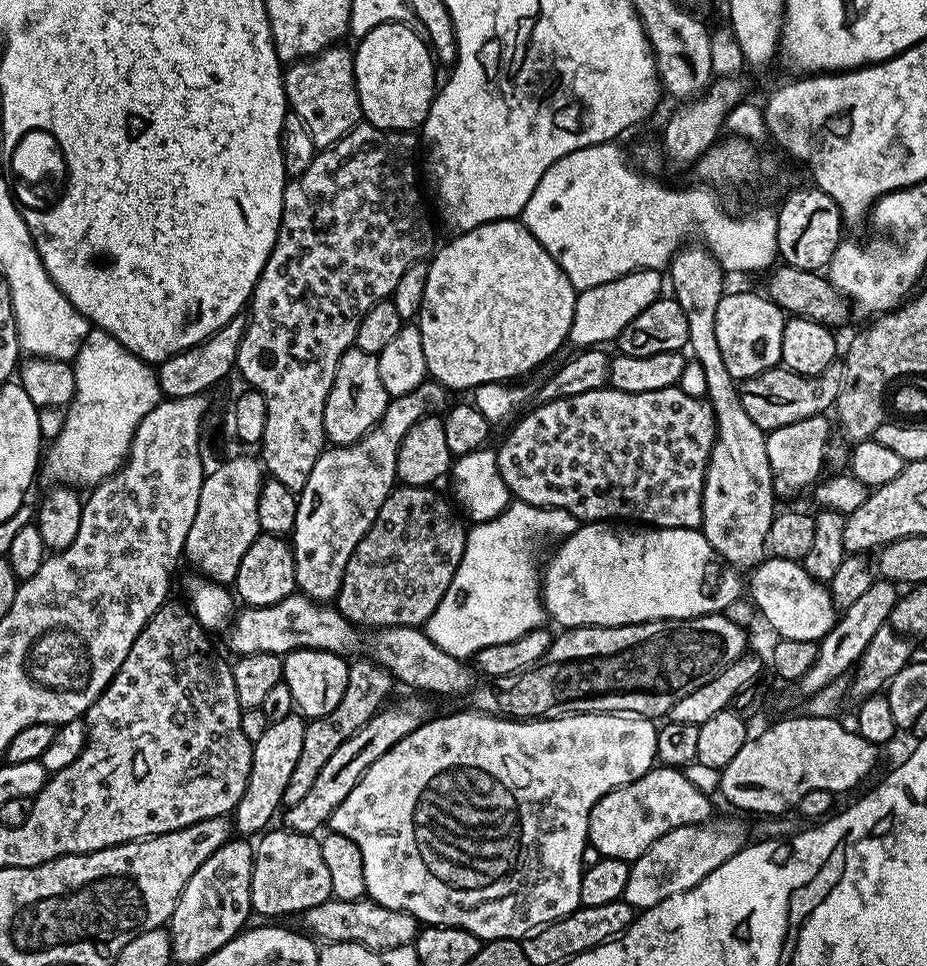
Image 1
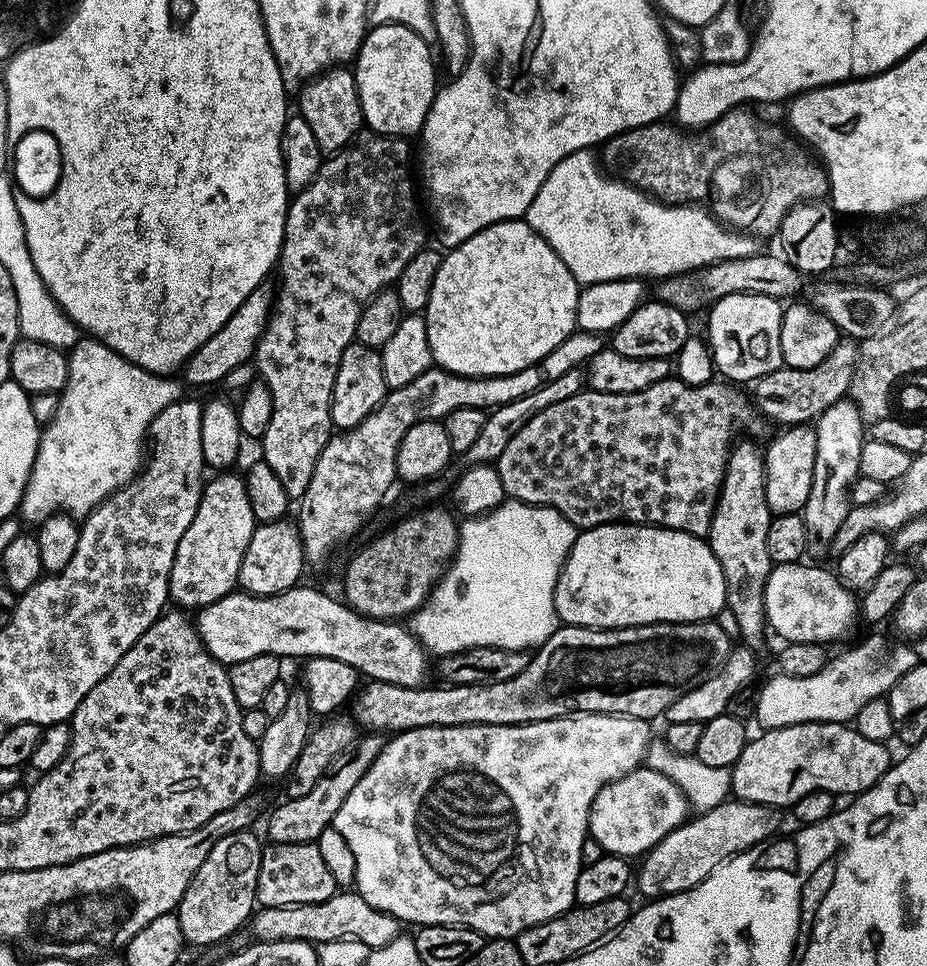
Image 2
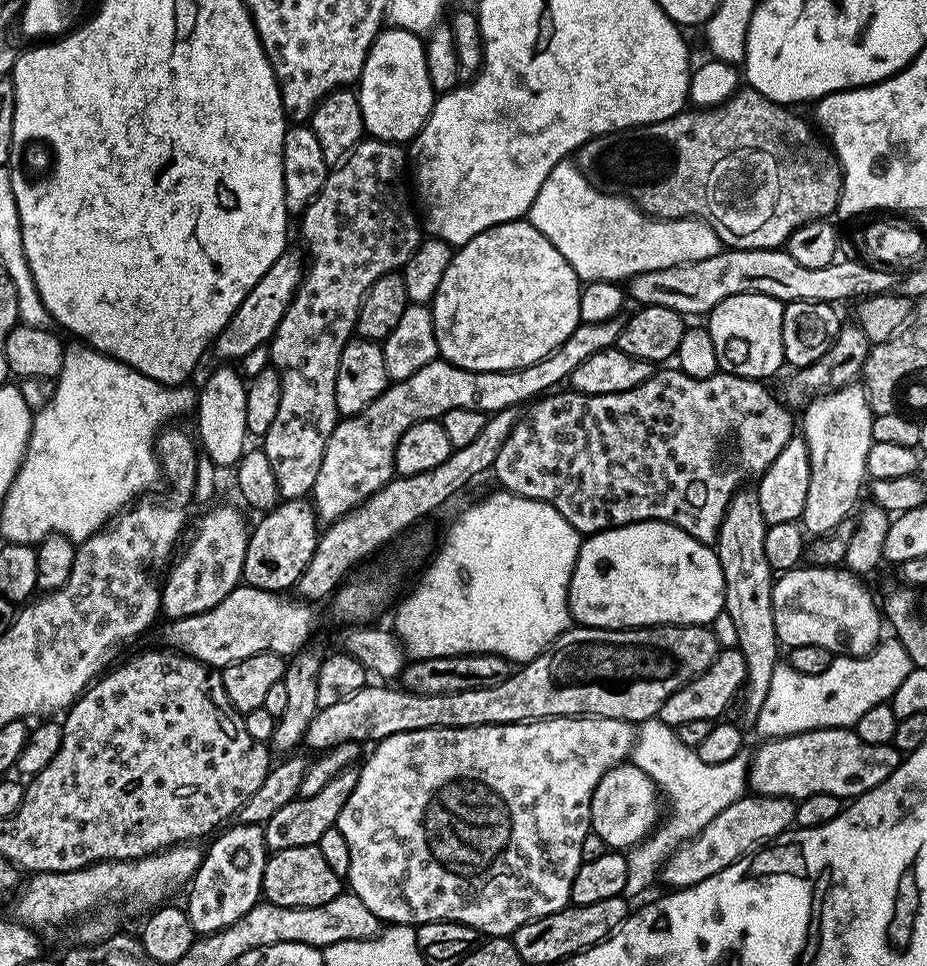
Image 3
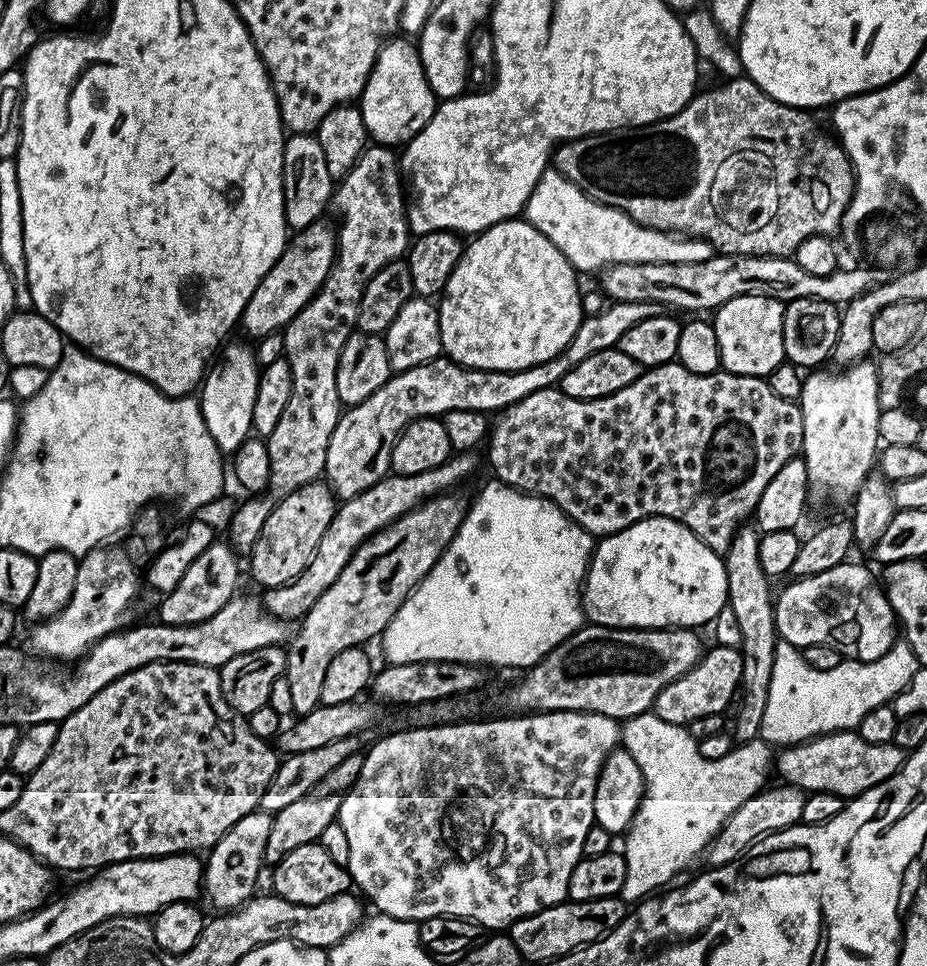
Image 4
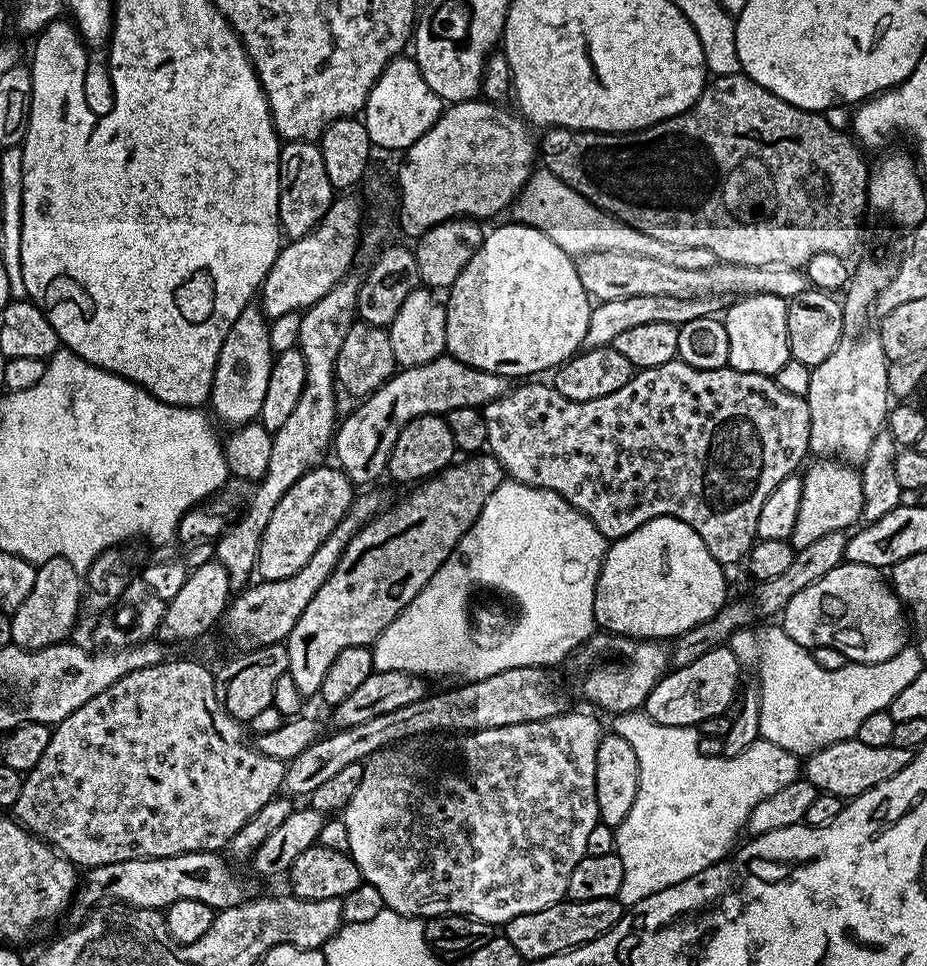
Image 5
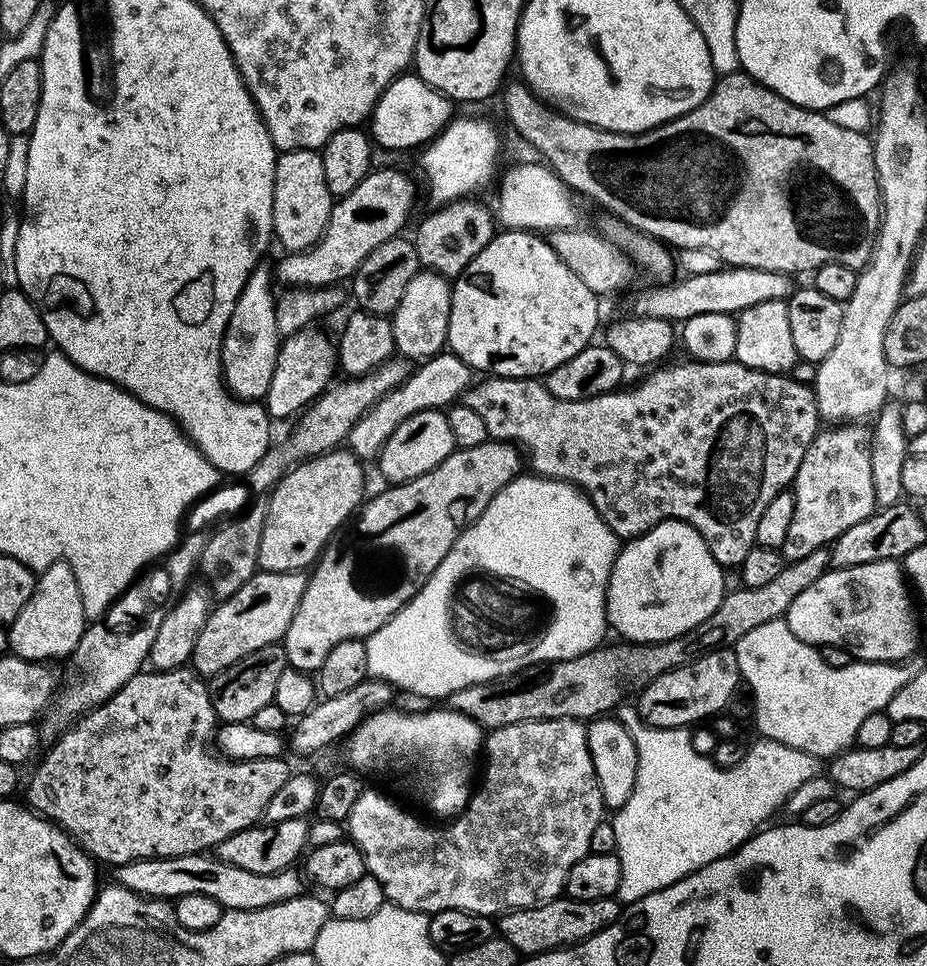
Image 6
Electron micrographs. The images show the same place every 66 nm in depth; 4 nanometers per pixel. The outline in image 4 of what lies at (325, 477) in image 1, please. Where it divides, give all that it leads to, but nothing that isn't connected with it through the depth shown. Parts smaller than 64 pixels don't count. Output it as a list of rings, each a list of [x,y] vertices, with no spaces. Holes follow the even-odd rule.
[[[654,302],[609,303],[598,314],[585,315],[584,319],[580,321],[574,338],[570,338],[567,346],[554,358],[522,370],[503,372],[502,370],[466,368],[447,358],[437,358],[422,366],[414,366],[405,372],[393,374],[387,382],[378,386],[378,390],[374,390],[374,394],[370,394],[370,398],[366,398],[366,402],[358,402],[341,411],[340,420],[334,426],[334,434],[330,434],[330,446],[326,446],[324,476],[328,487],[341,501],[362,494],[362,490],[370,490],[370,486],[374,486],[374,482],[389,475],[392,467],[392,451],[402,430],[410,422],[421,420],[427,416],[443,418],[450,410],[478,410],[485,414],[499,414],[514,402],[522,402],[522,398],[526,398],[526,394],[534,394],[534,390],[557,387],[562,374],[566,374],[566,370],[574,370],[574,366],[578,366],[578,362],[590,358],[590,354],[598,354],[598,350],[617,347],[622,334],[626,334],[626,330],[630,330],[630,326],[638,326],[638,322],[646,322],[646,318],[654,318],[661,315],[661,312],[661,305]]]

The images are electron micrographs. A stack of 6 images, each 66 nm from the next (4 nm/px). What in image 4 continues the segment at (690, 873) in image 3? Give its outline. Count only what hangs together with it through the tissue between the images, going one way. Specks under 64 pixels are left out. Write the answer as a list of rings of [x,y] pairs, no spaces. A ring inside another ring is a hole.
[[[783,782],[774,784],[764,787],[747,802],[742,802],[742,806],[738,806],[738,810],[734,810],[734,814],[730,814],[730,818],[726,818],[722,830],[708,843],[706,860],[709,860],[707,863],[711,867],[717,868],[723,864],[734,862],[750,845],[764,836],[793,828],[795,824],[800,823],[802,810],[806,806],[806,793],[793,784]]]

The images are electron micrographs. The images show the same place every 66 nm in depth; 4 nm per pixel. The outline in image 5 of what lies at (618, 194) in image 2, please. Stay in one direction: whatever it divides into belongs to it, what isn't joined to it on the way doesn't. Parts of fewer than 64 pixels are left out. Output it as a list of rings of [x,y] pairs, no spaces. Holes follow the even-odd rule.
[[[547,170],[533,171],[517,194],[510,212],[516,215],[513,217],[519,223],[542,230],[542,234],[546,234],[550,242],[554,242],[562,251],[576,258],[586,255],[587,252],[622,250],[626,254],[658,256],[662,260],[672,260],[674,256],[675,263],[686,266],[686,270],[700,270],[717,263],[716,255],[710,250],[678,248],[673,252],[667,244],[634,230],[629,224],[623,224],[621,220],[615,220],[601,208],[594,207],[586,198],[582,198],[582,194],[566,186],[566,182],[562,182],[553,172]]]

